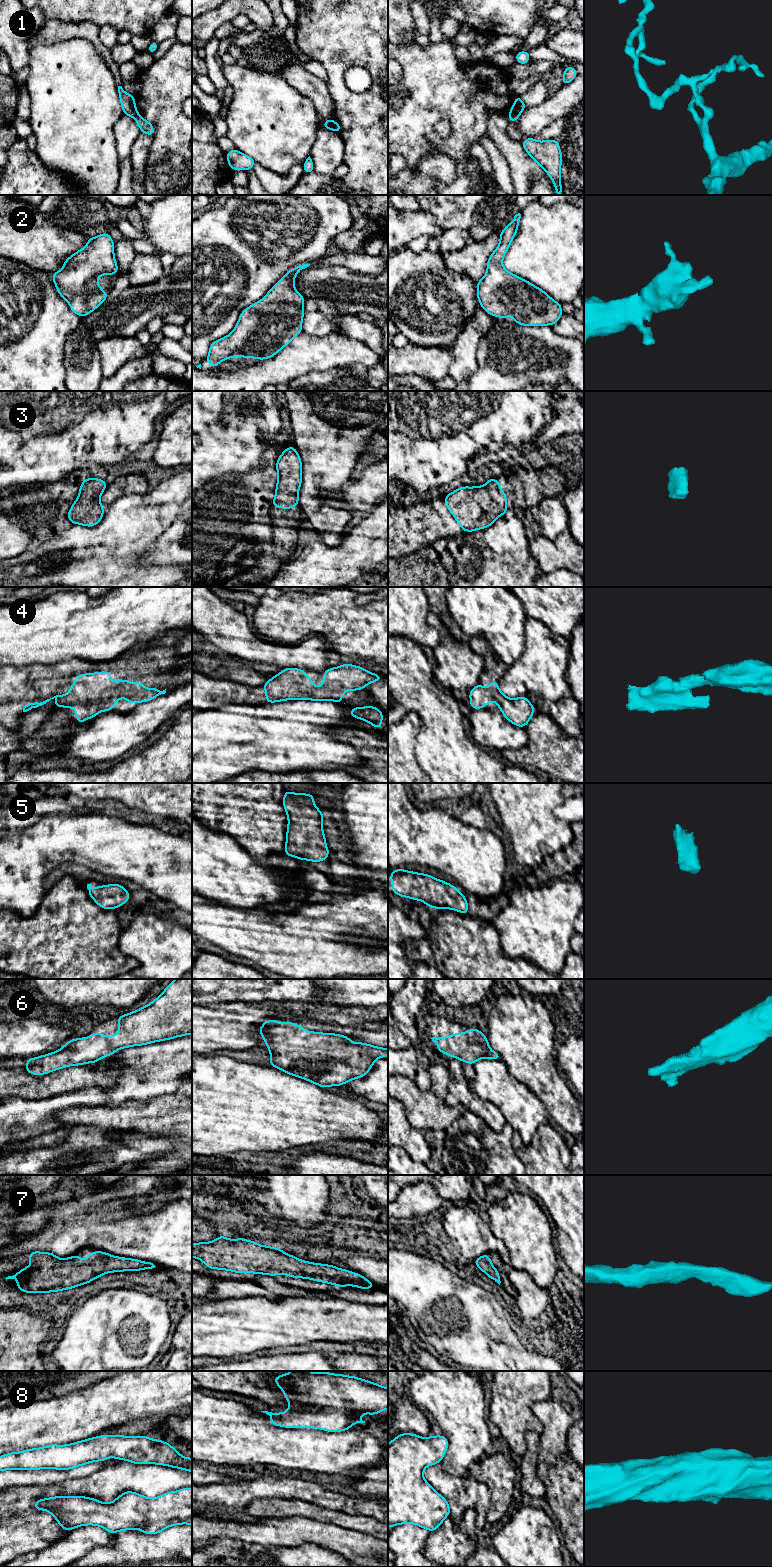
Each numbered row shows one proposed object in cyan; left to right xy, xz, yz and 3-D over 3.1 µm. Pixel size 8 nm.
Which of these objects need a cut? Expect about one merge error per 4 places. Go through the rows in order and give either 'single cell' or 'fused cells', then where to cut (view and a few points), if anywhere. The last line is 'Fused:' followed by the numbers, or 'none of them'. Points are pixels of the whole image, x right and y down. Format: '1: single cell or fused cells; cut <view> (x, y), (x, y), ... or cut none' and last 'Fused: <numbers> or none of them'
1: fused cells; cut xz (333, 120), (331, 129)
2: single cell; cut none
3: single cell; cut none
4: single cell; cut none
5: single cell; cut none
6: single cell; cut none
7: single cell; cut none
8: single cell; cut none
Fused: 1

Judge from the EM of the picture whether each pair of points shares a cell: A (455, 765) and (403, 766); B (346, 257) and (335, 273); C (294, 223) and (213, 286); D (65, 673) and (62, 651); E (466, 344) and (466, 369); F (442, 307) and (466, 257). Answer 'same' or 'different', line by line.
A: different
B: different
C: same
D: different
E: same
F: different

